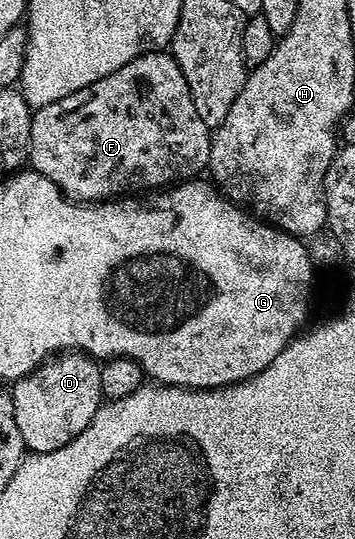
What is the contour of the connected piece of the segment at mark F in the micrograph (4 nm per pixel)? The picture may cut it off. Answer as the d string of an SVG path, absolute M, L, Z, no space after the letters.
M167 50L145 51L134 61L126 61L122 69L114 69L110 77L102 77L102 81L94 81L94 85L86 85L86 89L78 89L78 93L70 93L62 97L62 101L54 101L45 107L37 107L32 112L32 124L30 125L30 145L28 146L27 162L31 170L42 173L42 177L50 177L54 185L68 196L69 200L81 203L93 201L111 201L117 197L128 197L133 193L152 193L157 189L167 188L169 185L192 181L201 170L207 168L210 157L210 145L212 137L210 129L198 117L194 109L194 101L190 97L190 85L186 85L186 77L178 65L178 61Z

